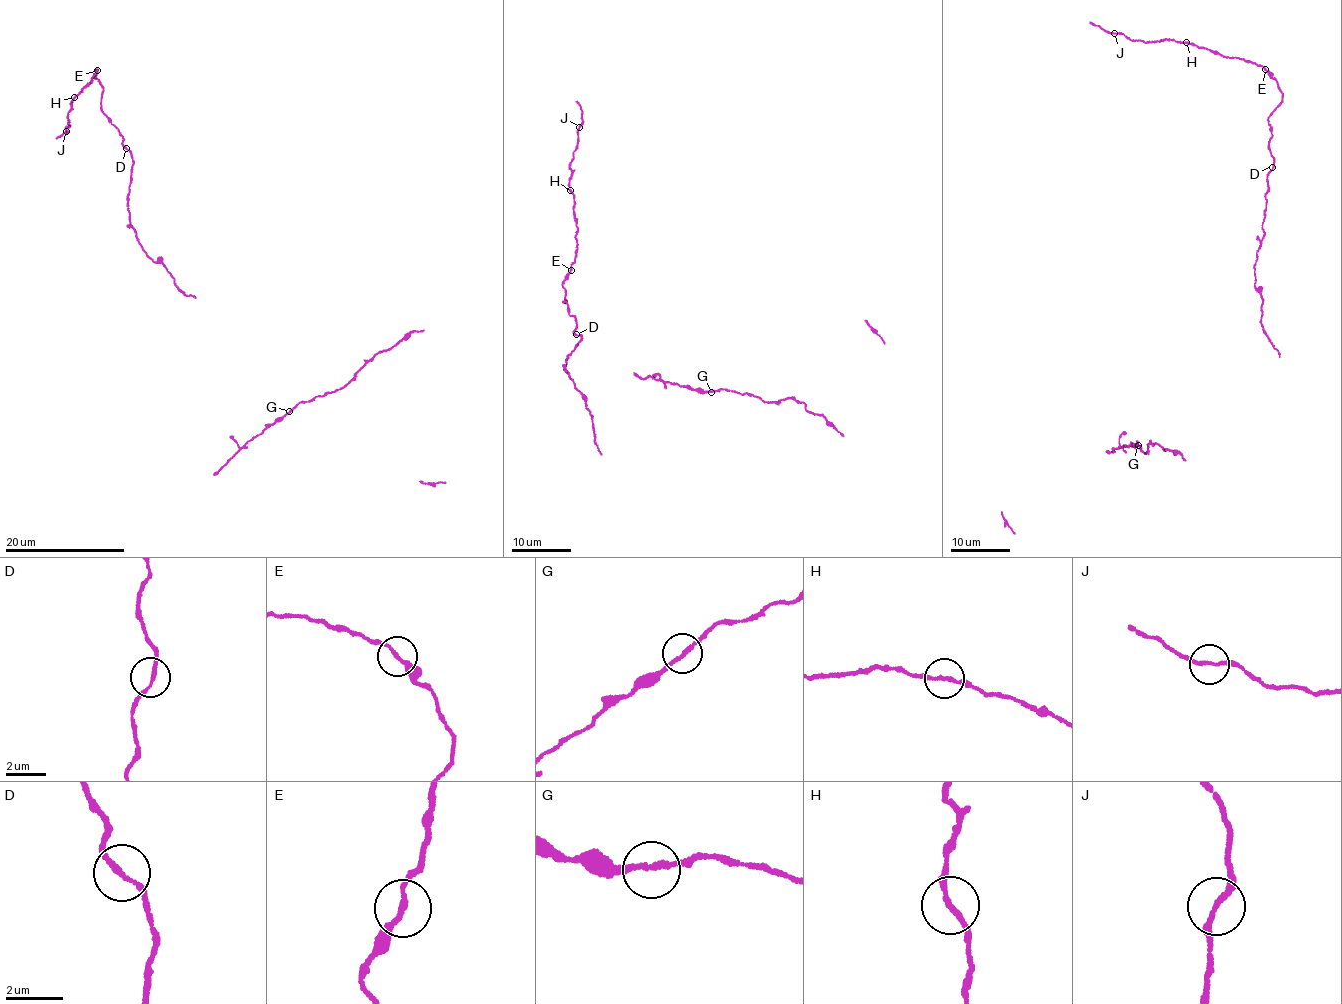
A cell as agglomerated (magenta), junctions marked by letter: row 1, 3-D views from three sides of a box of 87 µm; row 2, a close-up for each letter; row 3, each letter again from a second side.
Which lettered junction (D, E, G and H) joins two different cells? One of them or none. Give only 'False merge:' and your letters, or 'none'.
False merge: H

